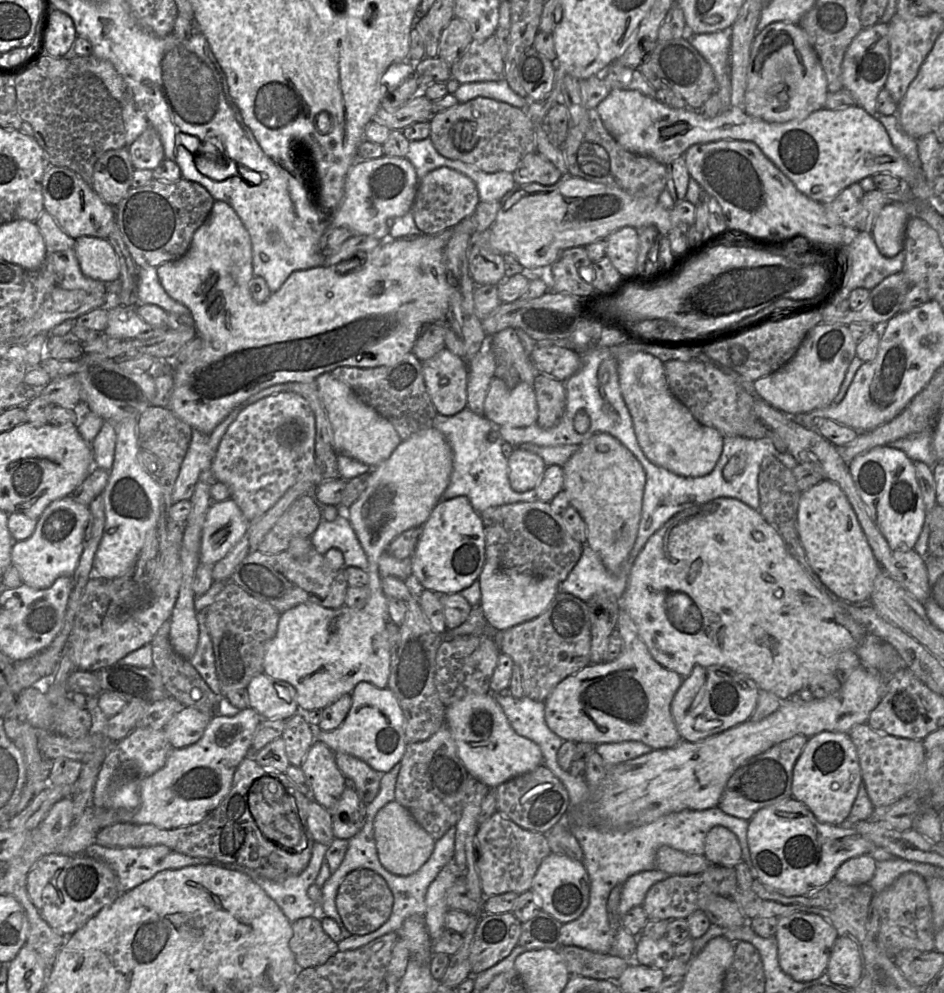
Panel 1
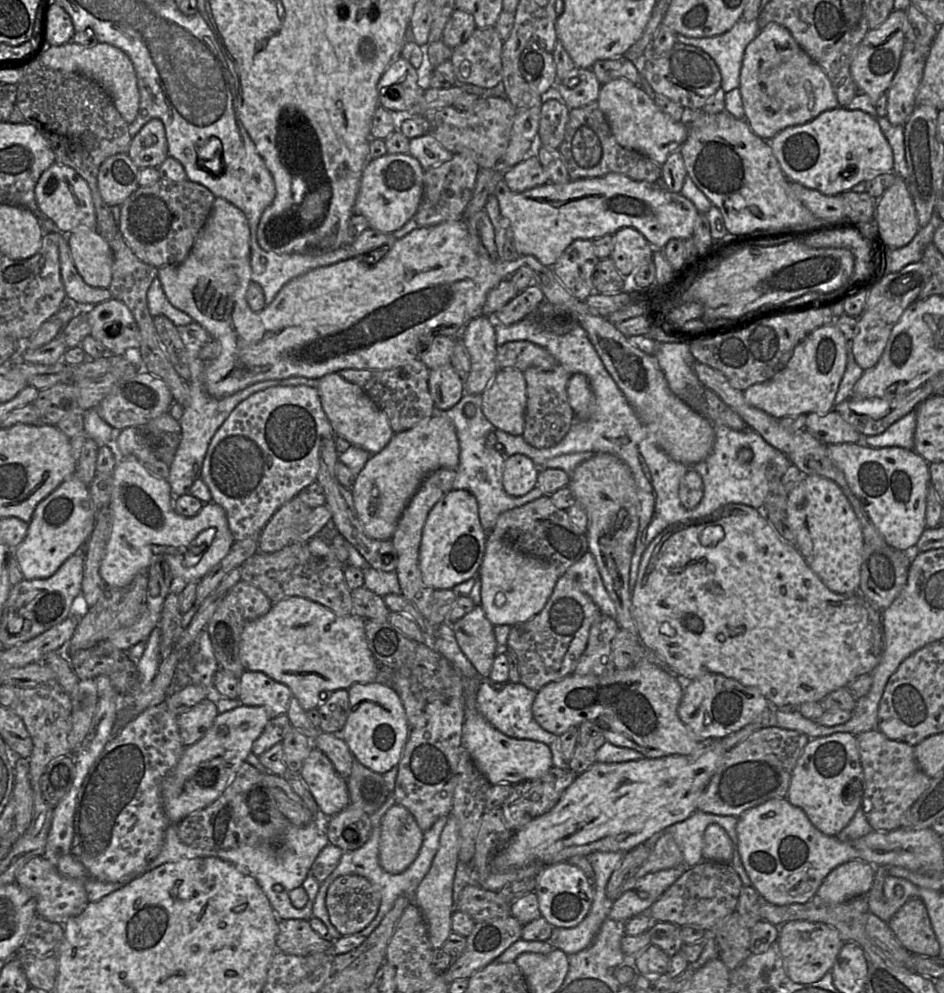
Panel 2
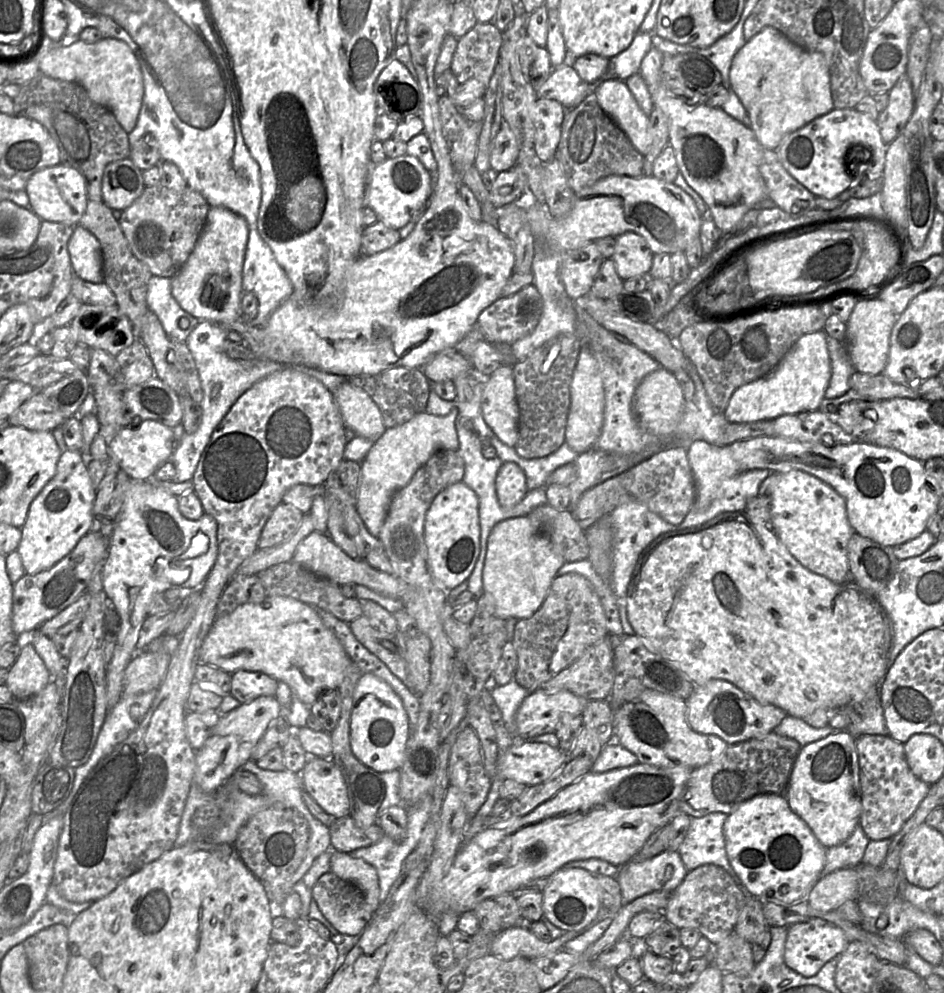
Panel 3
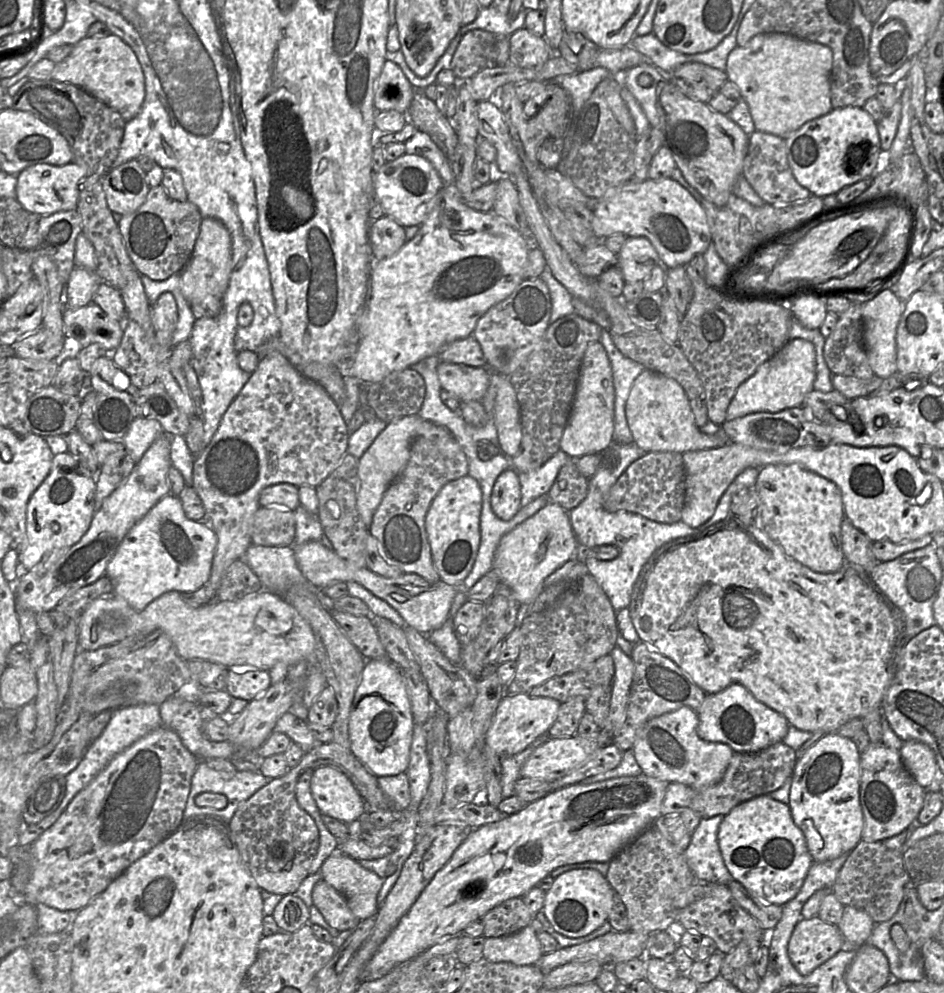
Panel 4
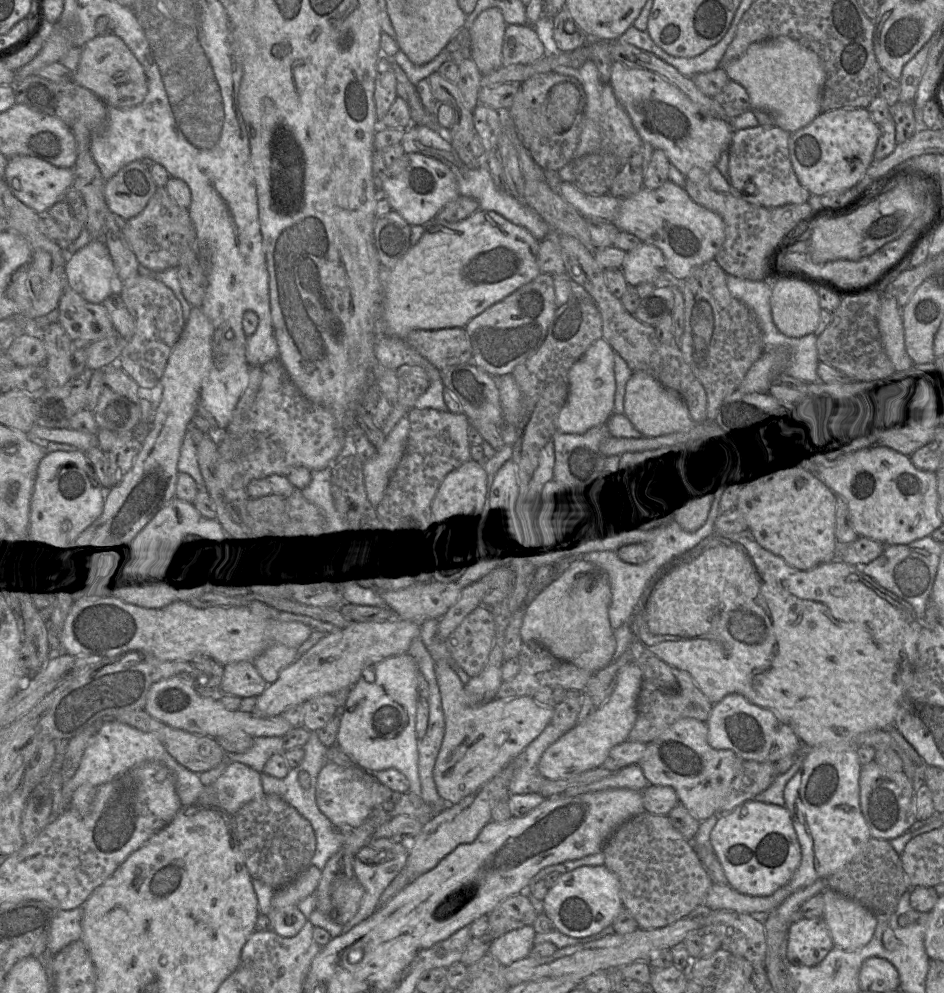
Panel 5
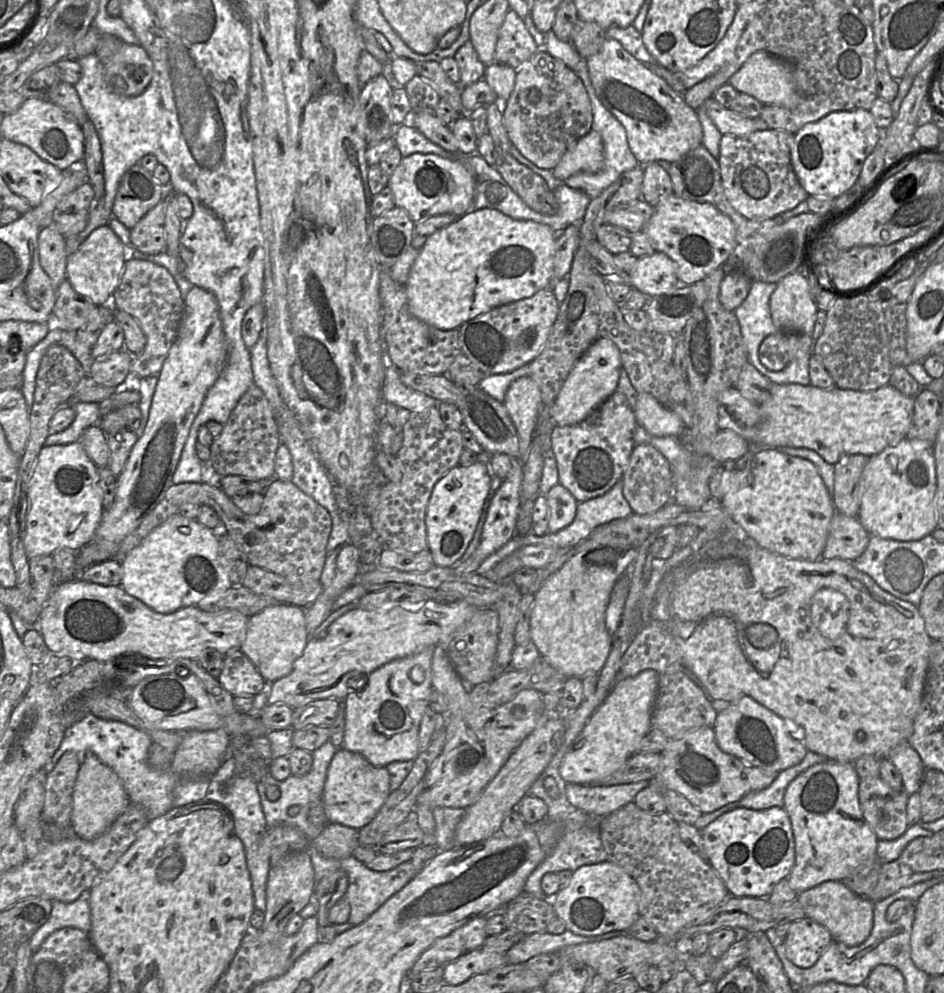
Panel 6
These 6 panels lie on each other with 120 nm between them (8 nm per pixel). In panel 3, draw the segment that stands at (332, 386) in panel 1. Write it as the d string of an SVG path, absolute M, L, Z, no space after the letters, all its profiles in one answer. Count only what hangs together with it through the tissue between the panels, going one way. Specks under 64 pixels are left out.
M349 381L343 382L333 394L345 427L352 429L357 436L375 442L385 432L381 412L370 396L361 388L353 386Z

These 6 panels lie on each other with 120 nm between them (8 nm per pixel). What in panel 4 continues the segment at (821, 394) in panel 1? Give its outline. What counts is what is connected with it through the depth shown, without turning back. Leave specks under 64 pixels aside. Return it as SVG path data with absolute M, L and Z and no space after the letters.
M802 338L790 339L737 388L726 419L732 420L755 412L779 412L802 407L805 396L814 389L815 377L816 351L813 343Z

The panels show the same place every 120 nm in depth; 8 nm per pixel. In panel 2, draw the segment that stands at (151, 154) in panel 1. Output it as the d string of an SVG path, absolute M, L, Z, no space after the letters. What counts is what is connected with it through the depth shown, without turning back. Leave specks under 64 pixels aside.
M152 119L132 138L128 155L139 168L158 168L168 157L165 128L159 119Z

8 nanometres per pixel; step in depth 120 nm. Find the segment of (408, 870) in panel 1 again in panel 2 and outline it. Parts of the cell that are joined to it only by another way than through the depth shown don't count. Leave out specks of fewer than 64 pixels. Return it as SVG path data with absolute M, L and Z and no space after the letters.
M393 804L381 818L381 867L391 874L404 872L416 859L422 841L423 831L413 815L404 806Z

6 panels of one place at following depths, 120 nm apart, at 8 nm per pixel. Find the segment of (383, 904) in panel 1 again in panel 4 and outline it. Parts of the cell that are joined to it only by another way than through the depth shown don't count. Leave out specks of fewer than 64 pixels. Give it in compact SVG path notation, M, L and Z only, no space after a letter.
M322 879L313 887L312 902L322 914L325 921L338 931L354 930L360 922L360 919L358 919L349 908L346 898Z

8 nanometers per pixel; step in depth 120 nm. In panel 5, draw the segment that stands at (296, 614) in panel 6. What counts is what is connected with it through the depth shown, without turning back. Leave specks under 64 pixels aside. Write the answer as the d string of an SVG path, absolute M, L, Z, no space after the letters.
M276 644L259 654L253 663L264 680L270 684L274 683L280 673L297 658L297 648Z

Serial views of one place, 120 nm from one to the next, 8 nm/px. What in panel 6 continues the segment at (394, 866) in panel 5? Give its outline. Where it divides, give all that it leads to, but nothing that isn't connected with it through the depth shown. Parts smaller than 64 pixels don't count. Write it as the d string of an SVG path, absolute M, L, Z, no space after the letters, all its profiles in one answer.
M353 855L340 859L339 861L340 869L343 869L348 876L348 887L343 898L350 905L350 914L347 921L350 926L356 926L365 921L388 898L401 890L416 875L411 861L401 863L393 869L383 872L370 870Z

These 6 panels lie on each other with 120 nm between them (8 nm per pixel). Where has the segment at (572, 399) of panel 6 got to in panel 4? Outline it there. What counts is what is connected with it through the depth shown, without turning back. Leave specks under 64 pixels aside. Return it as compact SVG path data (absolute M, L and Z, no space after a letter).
M592 342L588 345L577 379L570 415L560 440L560 449L569 457L578 458L599 454L613 443L614 400L612 368L603 345Z

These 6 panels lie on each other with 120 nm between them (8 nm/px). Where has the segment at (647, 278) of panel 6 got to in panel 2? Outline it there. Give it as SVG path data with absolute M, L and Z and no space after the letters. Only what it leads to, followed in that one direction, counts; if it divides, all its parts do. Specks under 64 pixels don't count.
M624 227L613 235L610 259L624 277L631 277L637 269L652 260L654 248L632 227Z

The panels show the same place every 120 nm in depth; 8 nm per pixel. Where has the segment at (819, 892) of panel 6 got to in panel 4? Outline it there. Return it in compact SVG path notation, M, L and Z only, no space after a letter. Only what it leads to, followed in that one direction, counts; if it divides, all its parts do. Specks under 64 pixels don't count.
M846 905L841 921L837 926L842 932L847 946L860 947L867 943L875 922L865 911Z

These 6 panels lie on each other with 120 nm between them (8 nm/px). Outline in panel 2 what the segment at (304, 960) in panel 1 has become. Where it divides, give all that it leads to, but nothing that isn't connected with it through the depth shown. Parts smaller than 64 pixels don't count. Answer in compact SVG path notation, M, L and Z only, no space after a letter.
M305 919L279 920L276 937L277 949L291 955L307 956L318 952L331 952L333 943L321 937Z

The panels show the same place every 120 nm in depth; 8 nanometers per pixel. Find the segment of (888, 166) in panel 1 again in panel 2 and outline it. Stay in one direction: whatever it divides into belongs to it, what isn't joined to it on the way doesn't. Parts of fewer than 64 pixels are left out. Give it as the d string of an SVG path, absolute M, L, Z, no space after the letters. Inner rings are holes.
M615 79L603 84L597 104L604 114L612 134L619 145L638 152L658 165L663 165L668 156L680 149L688 135L688 127L663 113L653 97L640 85L625 79ZM827 110L805 124L785 128L767 142L790 181L826 196L850 191L862 181L892 173L894 167L892 149L876 118L861 110Z

